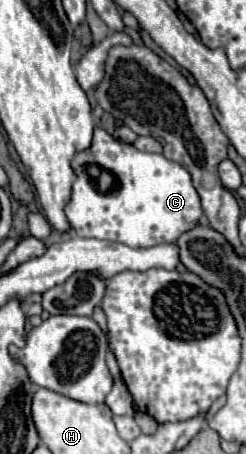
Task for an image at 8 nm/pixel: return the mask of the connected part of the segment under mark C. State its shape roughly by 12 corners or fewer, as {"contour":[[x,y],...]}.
{"contour":[[98,121],[72,157],[78,237],[174,243],[202,217],[190,173]]}

